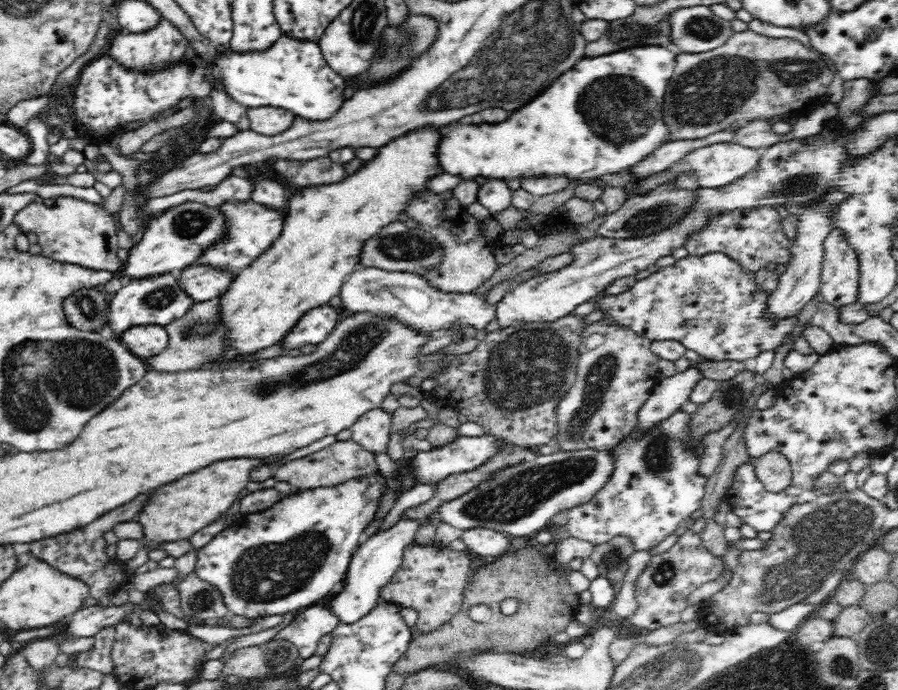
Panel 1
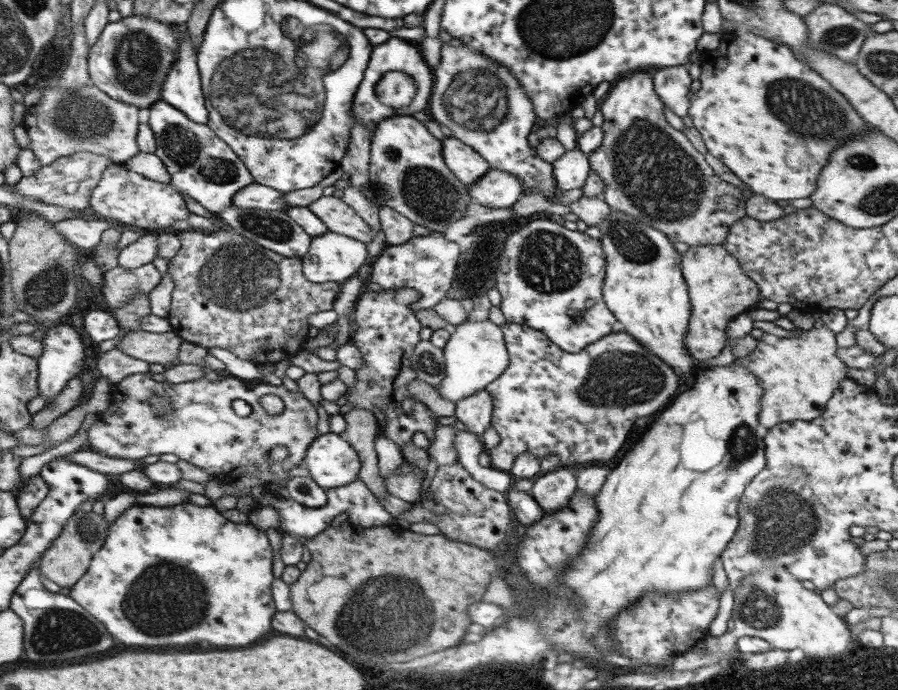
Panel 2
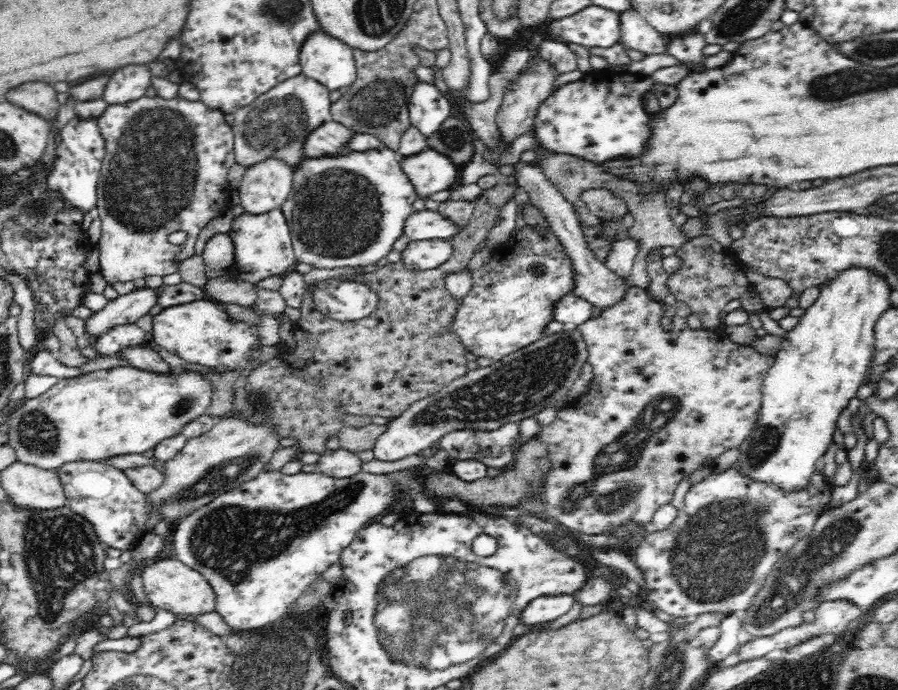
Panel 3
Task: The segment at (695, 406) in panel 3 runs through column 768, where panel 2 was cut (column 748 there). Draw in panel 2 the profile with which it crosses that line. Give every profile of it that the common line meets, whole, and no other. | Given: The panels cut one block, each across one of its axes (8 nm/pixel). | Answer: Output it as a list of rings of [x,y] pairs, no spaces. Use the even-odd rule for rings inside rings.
[[[818,319],[809,330],[795,337],[763,333],[755,348],[737,362],[748,368],[764,388],[760,398],[758,423],[764,431],[781,421],[817,418],[841,380],[847,379],[846,364],[835,356],[835,334]]]

